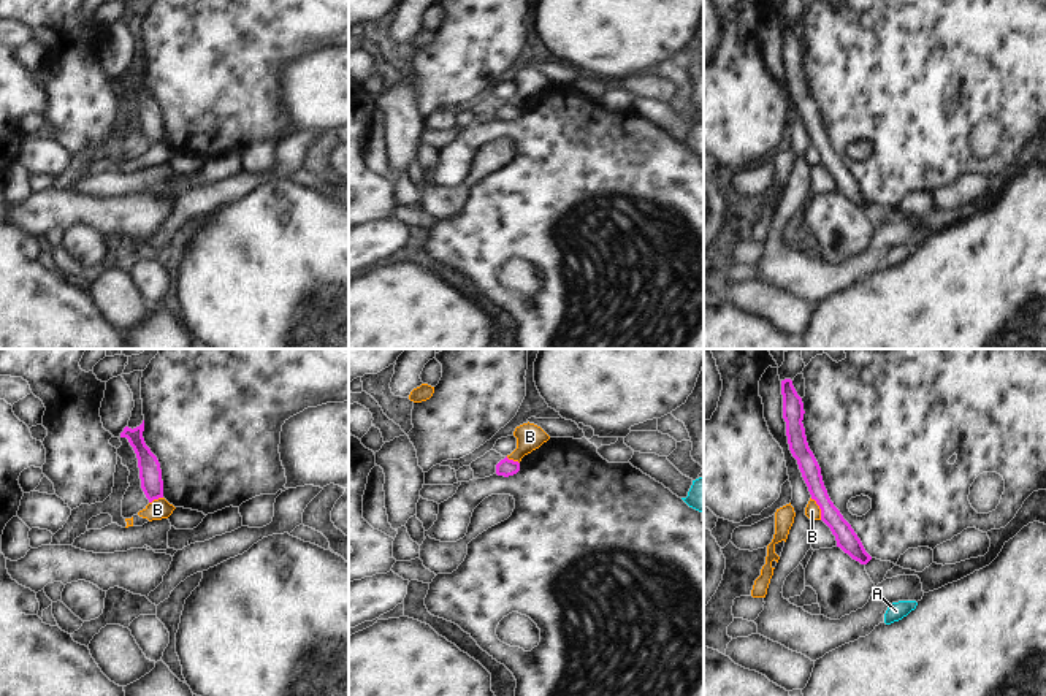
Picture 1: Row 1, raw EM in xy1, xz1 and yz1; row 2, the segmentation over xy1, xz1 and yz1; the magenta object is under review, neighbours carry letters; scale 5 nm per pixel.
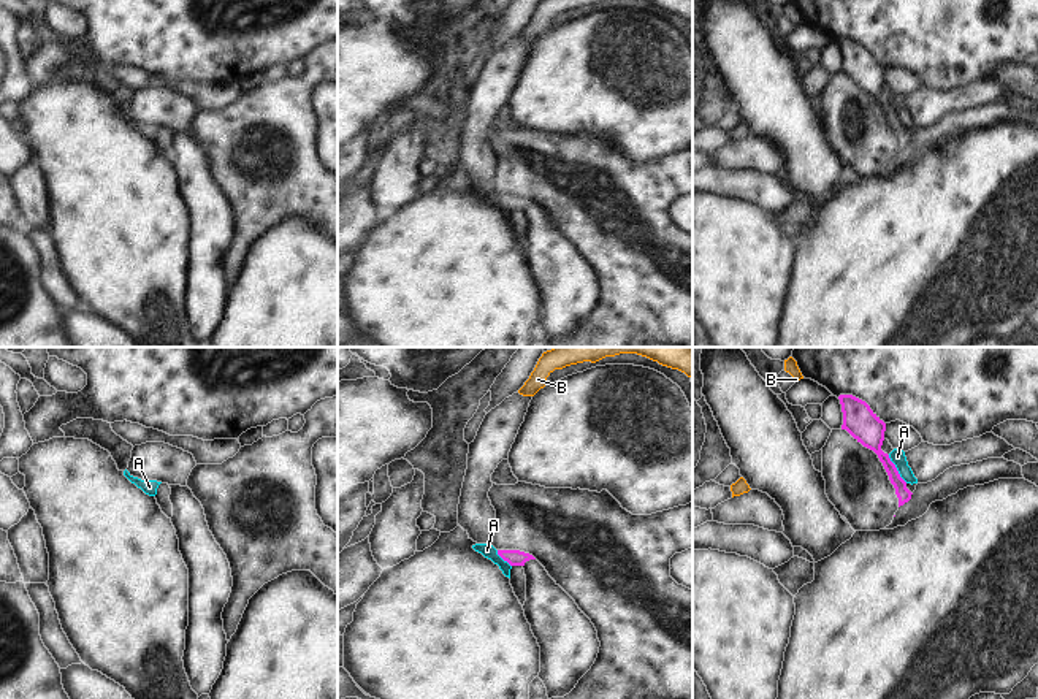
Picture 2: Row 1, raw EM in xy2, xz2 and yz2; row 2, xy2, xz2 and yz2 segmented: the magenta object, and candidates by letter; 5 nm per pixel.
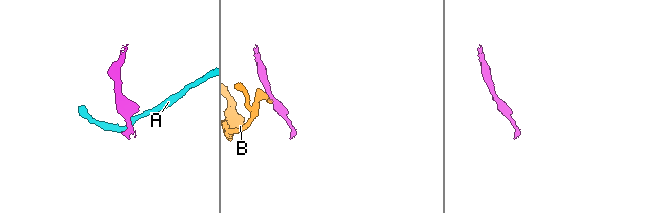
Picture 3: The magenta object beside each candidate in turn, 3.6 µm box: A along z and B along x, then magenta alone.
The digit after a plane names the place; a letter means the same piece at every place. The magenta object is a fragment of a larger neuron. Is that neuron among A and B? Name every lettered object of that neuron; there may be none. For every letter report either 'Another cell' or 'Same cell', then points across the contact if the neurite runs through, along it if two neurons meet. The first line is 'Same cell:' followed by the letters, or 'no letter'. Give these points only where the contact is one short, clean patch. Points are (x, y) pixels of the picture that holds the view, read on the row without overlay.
Same cell: no letter
A: Another cell. Boundary: yz2 (888, 100), (907, 127)
B: Another cell. Boundary: yz1 (810, 143), (818, 151), (821, 164)

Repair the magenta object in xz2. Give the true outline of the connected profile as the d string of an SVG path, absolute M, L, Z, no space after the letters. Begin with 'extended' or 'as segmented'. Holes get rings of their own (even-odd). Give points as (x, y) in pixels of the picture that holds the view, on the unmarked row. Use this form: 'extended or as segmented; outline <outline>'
extended; outline M498 195L510 211L521 211L526 220L525 262L540 292L539 323L547 333L548 344L564 342L594 309L601 287L591 265L575 246L548 220L545 212L529 198L520 195Z

